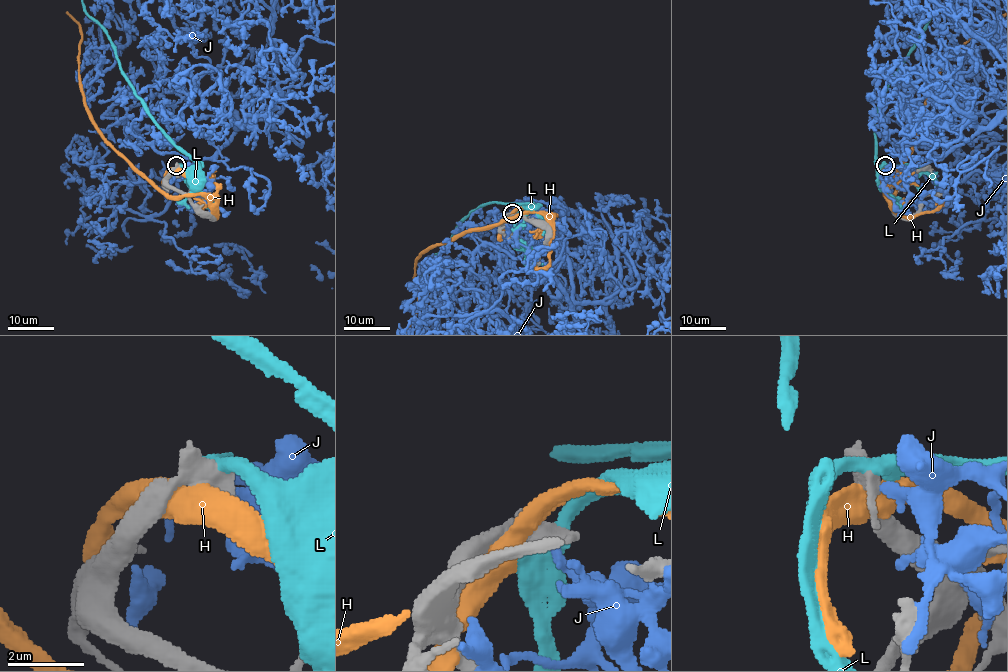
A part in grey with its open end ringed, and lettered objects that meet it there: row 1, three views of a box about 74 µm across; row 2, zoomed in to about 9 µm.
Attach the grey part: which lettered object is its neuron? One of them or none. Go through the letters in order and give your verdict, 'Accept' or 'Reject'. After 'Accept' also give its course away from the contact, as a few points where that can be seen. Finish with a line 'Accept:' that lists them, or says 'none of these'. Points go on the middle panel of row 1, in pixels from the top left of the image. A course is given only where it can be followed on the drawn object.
H: Reject
J: Reject
L: Reject
Accept: none of these

